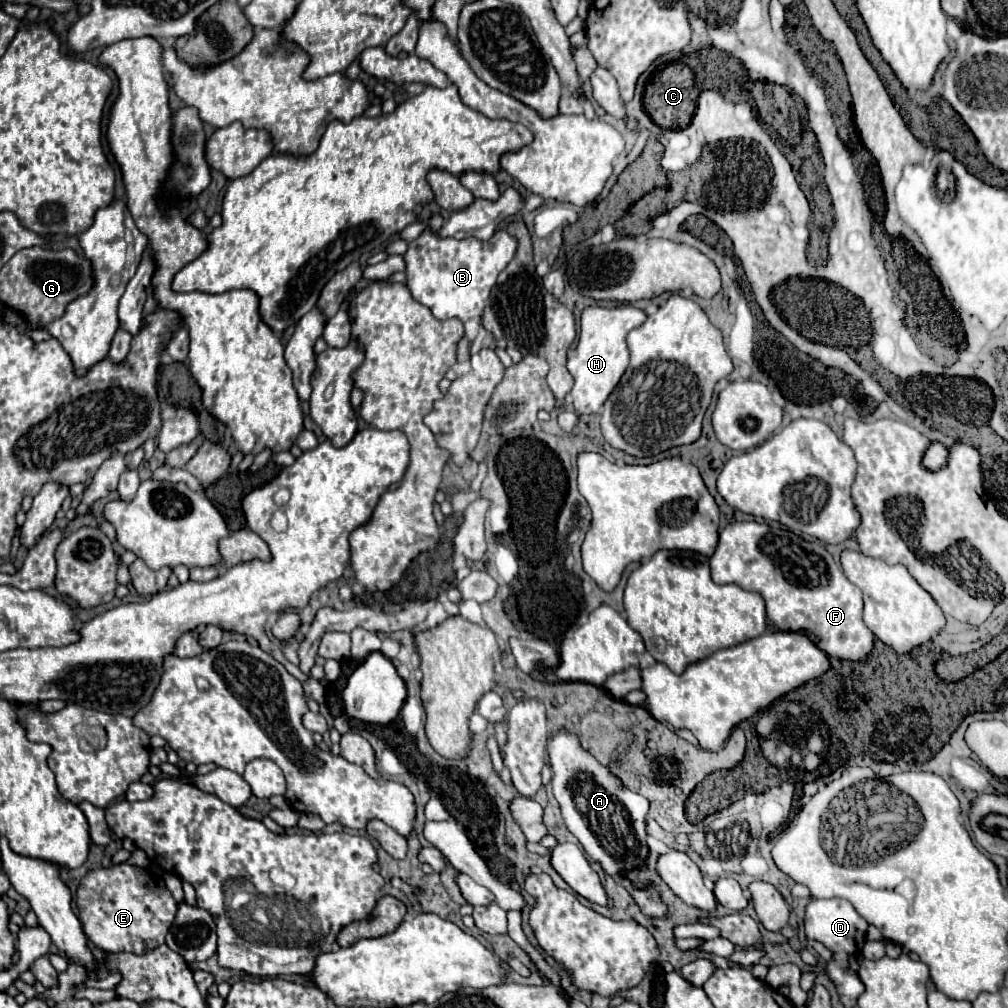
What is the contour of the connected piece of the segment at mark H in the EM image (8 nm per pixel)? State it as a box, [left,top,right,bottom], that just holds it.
[567,305,647,415]

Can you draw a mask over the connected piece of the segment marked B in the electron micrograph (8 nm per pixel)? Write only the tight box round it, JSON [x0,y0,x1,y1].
[405,229,517,323]

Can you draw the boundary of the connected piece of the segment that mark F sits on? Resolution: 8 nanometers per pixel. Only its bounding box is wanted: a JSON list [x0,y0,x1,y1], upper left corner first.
[711,521,875,661]

